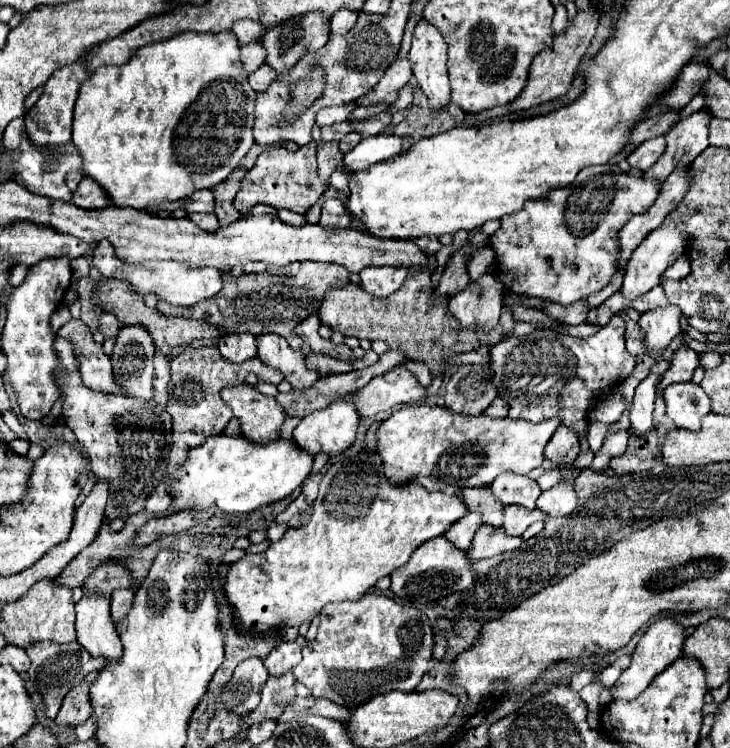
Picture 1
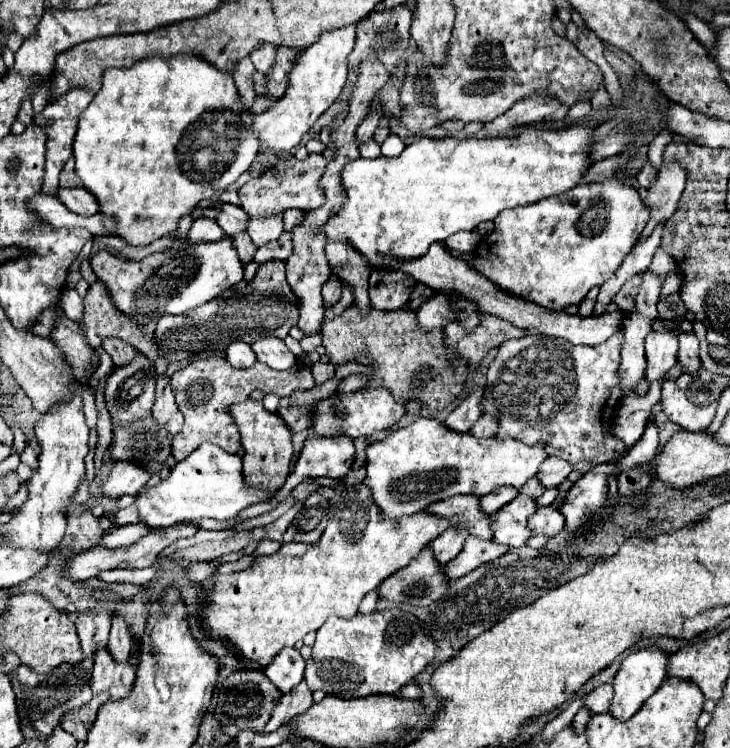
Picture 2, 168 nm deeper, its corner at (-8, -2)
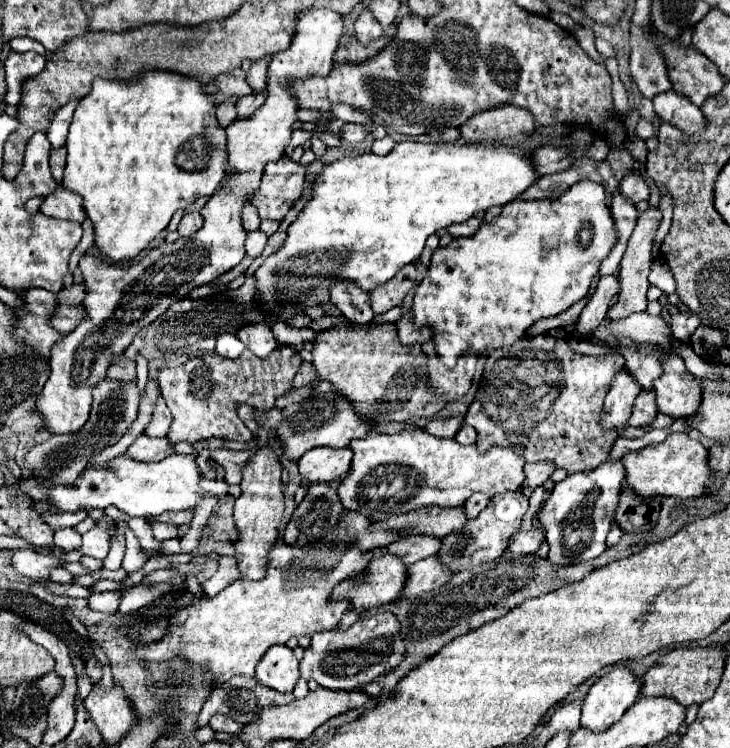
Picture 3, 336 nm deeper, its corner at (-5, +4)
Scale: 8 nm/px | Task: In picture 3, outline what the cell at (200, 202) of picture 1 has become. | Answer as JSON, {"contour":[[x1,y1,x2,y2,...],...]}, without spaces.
{"contour":[[247,204,243,208,243,226,245,226,245,230,253,232,253,230,259,228,259,224,261,224,261,218,257,216,257,208,253,208,253,204]]}

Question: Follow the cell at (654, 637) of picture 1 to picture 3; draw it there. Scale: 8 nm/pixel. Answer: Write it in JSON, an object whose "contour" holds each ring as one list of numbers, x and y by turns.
{"contour":[[613,666,611,672,589,688,581,708,581,726,593,732,607,730,635,704,639,690,641,680,629,668]]}

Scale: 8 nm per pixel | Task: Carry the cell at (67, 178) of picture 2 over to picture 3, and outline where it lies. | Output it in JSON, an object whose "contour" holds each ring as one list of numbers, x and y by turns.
{"contour":[[59,148,59,150,51,150,51,172,53,172,53,178,57,182,61,182,61,176,63,176,63,168,65,168,65,148]]}

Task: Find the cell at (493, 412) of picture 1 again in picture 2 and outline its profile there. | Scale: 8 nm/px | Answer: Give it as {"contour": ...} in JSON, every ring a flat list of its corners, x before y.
{"contour":[[482,414,480,416,480,420,472,426,472,434,476,436,476,438,482,438,482,436,492,436,492,434,496,434,498,432,498,418,494,416,494,414]]}

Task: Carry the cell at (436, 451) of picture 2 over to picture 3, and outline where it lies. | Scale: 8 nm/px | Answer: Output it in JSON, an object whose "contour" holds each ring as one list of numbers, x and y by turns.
{"contour":[[409,428,393,436,371,430,365,438,353,440,349,448,353,452,353,462,351,462,351,472,339,484,339,498,345,510,361,512,361,516,373,522,383,522,393,514,405,514,423,506,457,508,457,506,463,506,465,500,475,492,483,492,487,496,503,494,509,490,515,492,523,486,523,480,525,480,525,472,523,472,525,462,521,460,521,452,517,452,515,448,493,446,483,456,477,452,475,444,461,446,453,438,435,438,421,428]]}

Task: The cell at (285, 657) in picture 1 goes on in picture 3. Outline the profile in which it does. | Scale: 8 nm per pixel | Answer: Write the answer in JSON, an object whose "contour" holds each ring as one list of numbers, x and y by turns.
{"contour":[[289,646,269,648,255,670,259,684,277,692,291,692,299,680,299,662]]}

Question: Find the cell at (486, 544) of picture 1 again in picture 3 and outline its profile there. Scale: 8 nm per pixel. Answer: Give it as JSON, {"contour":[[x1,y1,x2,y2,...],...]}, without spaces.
{"contour":[[435,556,419,560,417,564,407,566,407,580,401,598,413,598,419,596,421,592,439,590,449,578,451,578,449,568,441,564,441,560,437,560]]}

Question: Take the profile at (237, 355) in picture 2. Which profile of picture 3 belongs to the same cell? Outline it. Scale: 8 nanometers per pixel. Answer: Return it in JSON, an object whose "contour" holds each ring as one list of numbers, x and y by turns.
{"contour":[[235,334,217,336,215,352,217,352,219,356,225,356,225,358,237,358,243,350,245,350,245,344,243,344]]}

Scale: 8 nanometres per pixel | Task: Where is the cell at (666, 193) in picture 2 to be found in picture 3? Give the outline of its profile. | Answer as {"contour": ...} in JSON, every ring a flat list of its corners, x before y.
{"contour":[[649,208,647,212,643,212,637,218,637,226,635,226,635,230,633,230,633,234,629,238,625,256,621,260,621,270,619,270,621,292,617,294,617,302,607,312,609,320,621,320,621,318,625,318,625,316,629,316,633,312,645,312,645,308,647,308,645,294,647,294,647,288,649,288,647,274,649,274,649,268,651,268,651,244,653,244,659,222,661,222,661,212,657,208]]}

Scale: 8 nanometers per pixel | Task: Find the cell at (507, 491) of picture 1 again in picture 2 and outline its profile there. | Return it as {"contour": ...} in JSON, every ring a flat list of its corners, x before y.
{"contour":[[500,486,500,488,494,490,492,494,482,496,482,498,480,498,480,504,482,504,482,510,484,510,484,512,494,514,496,510,500,510,500,508,506,506,508,502,512,502,516,496,518,496,518,490,516,490,516,488]]}

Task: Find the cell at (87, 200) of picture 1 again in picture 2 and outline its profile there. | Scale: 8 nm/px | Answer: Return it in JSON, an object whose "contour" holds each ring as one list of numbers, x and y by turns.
{"contour":[[60,188,58,198,68,210,82,216,92,216,100,210,100,206,96,206,96,198,92,198,92,194,88,194,84,188]]}

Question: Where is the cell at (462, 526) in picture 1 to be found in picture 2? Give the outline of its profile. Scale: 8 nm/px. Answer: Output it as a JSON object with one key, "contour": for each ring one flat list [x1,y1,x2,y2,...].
{"contour":[[448,528,438,538,434,538,428,546,434,550,440,564,448,564,452,558,456,558,460,554,460,550,462,550,468,536,470,534,464,528,456,528,456,530]]}

